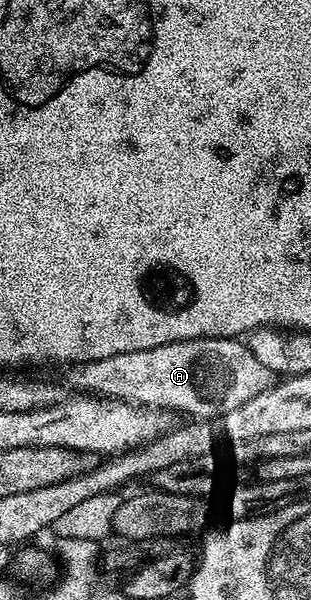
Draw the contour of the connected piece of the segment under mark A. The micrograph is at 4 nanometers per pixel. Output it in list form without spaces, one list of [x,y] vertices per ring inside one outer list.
[[[195,337],[185,341],[171,341],[165,345],[150,347],[146,351],[130,351],[73,365],[67,373],[67,388],[77,394],[97,395],[104,399],[125,401],[127,405],[171,411],[173,414],[189,413],[187,416],[192,419],[224,417],[230,411],[234,411],[234,407],[242,407],[242,403],[254,399],[254,395],[266,391],[274,384],[274,374],[271,370],[258,361],[254,351],[250,351],[243,340],[234,337]]]

